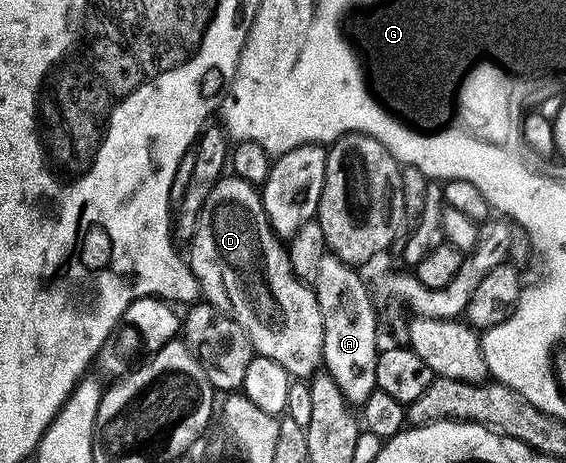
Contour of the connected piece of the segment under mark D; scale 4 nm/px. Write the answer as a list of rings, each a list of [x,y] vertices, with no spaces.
[[[220,178],[213,192],[205,196],[189,246],[191,270],[197,276],[202,297],[218,304],[241,324],[249,336],[252,351],[258,357],[277,360],[277,364],[296,379],[310,379],[320,369],[323,360],[323,310],[319,307],[314,289],[302,282],[291,267],[287,246],[271,229],[262,193],[240,178]]]

